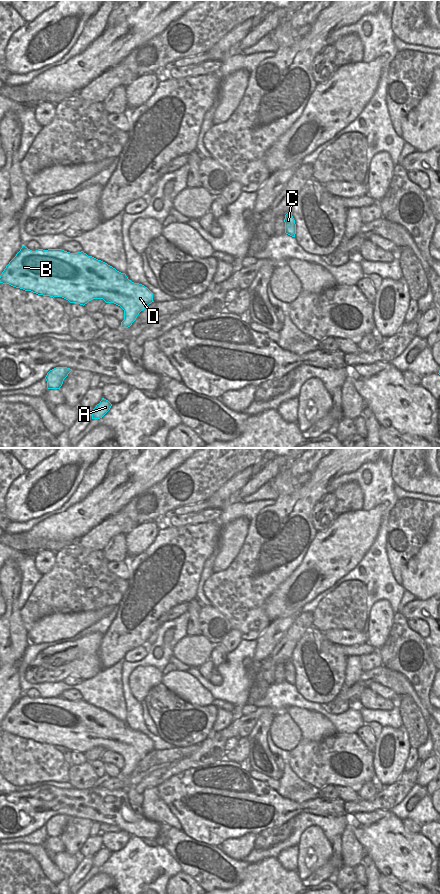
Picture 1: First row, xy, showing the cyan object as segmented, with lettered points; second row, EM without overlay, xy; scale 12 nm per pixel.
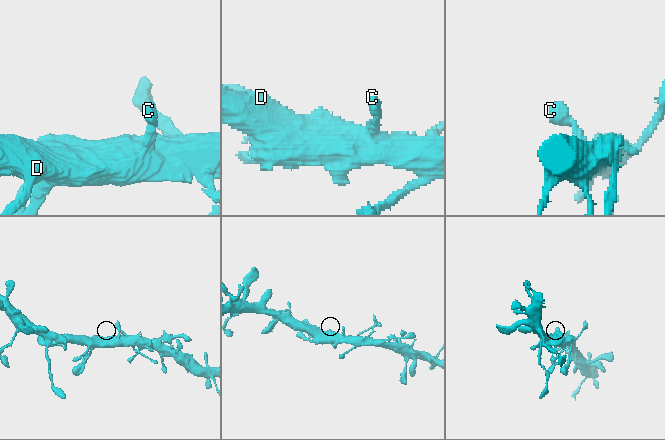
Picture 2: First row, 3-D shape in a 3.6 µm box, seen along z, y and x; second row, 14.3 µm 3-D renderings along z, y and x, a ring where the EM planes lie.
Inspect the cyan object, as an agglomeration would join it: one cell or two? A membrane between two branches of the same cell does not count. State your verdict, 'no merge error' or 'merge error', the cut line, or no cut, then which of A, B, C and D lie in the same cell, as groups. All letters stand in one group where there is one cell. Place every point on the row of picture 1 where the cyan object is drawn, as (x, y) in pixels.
no merge error | no cut | A B C D

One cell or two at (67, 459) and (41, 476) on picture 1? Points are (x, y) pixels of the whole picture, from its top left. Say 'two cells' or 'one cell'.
one cell

